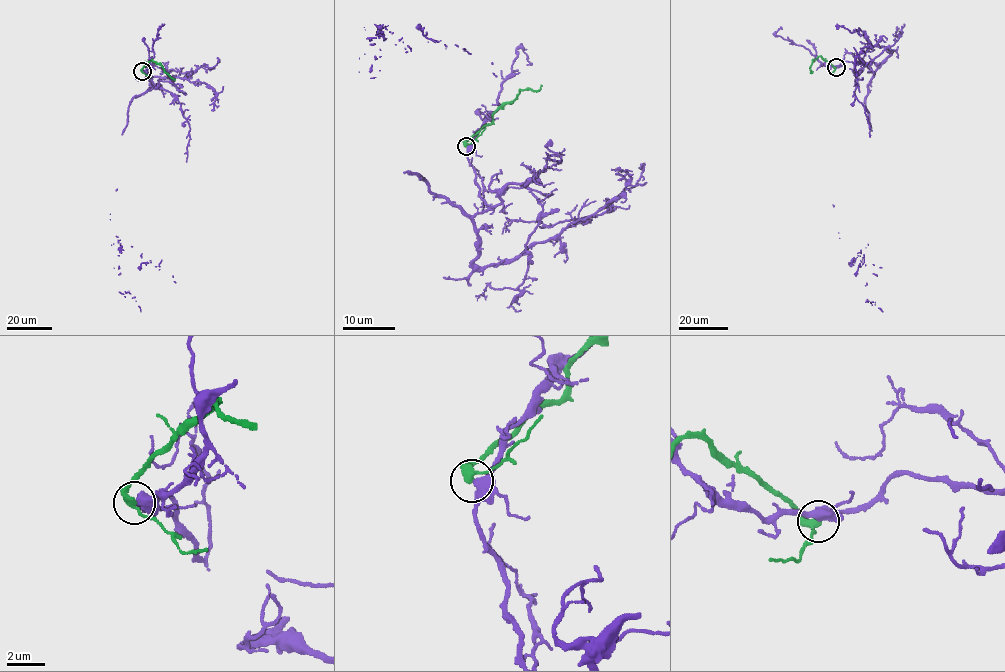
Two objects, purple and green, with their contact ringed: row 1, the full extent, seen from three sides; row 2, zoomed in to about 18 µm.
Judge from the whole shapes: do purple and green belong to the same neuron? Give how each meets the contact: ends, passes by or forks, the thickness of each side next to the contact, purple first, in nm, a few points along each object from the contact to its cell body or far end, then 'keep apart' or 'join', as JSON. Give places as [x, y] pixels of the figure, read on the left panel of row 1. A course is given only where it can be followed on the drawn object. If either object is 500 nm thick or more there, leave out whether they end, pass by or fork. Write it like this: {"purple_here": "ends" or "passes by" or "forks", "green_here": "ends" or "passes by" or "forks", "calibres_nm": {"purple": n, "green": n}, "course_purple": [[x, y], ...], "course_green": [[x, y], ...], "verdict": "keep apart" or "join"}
{"purple_here": "forks", "green_here": "passes by", "calibres_nm": {"purple": 320, "green": 320}, "course_purple": [[142, 71], [177, 98], [190, 128], [186, 161], [120, 250], [124, 291], [140, 312]], "course_green": [[142, 71], [152, 59], [175, 79]], "verdict": "keep apart"}

